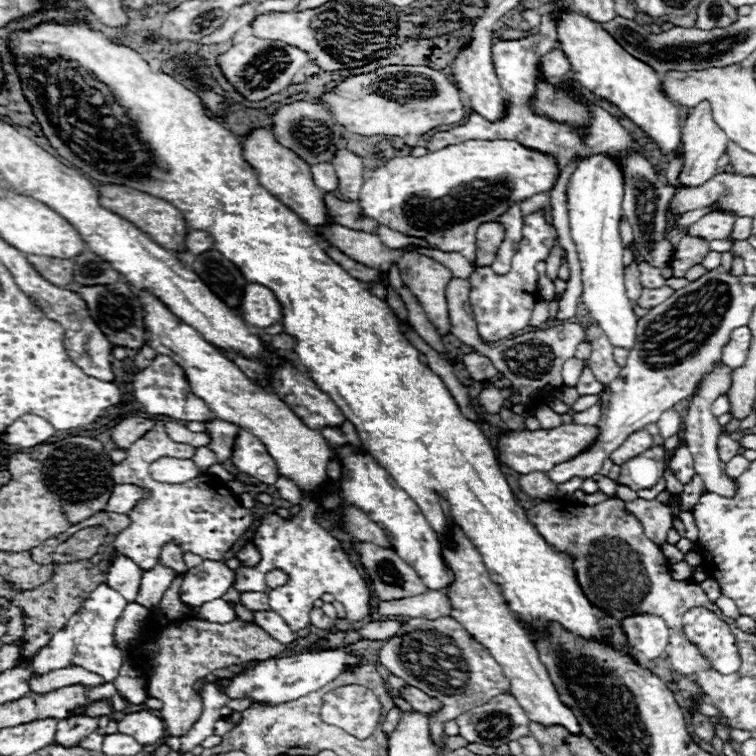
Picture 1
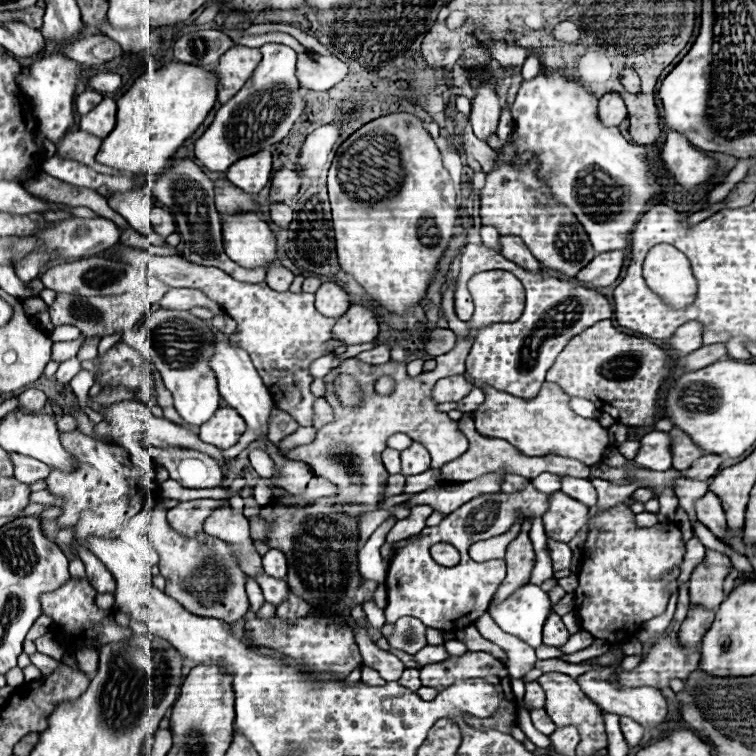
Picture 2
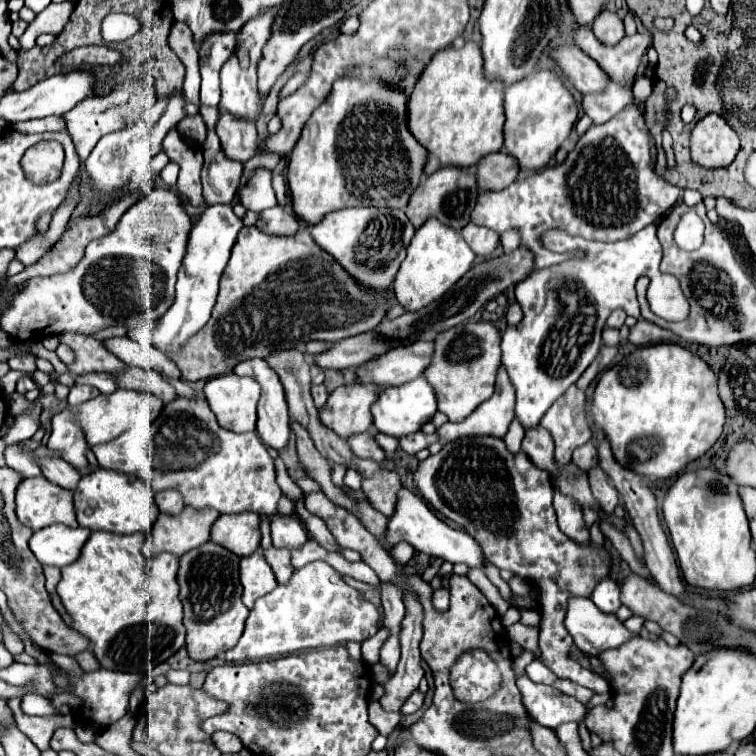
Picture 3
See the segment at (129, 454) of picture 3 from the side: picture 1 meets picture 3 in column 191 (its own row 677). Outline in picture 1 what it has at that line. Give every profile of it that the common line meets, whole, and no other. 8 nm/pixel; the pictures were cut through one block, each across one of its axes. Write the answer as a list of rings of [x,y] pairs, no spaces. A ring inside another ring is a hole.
[[[450,616],[440,620],[404,622],[400,632],[386,640],[378,656],[380,664],[394,676],[414,688],[420,688],[442,704],[438,712],[430,714],[430,738],[440,750],[444,748],[444,724],[448,720],[456,720],[460,714],[510,690],[508,678],[502,674],[502,668],[492,660],[488,650]]]

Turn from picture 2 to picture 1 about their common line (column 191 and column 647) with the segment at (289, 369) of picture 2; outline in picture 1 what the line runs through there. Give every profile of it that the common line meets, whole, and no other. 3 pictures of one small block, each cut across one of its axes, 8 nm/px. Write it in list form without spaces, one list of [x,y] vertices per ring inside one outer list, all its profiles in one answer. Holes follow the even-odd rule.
[[[640,262],[638,270],[640,270],[640,282],[644,288],[660,288],[666,284],[666,280],[660,274],[660,268],[650,266],[648,262]]]

